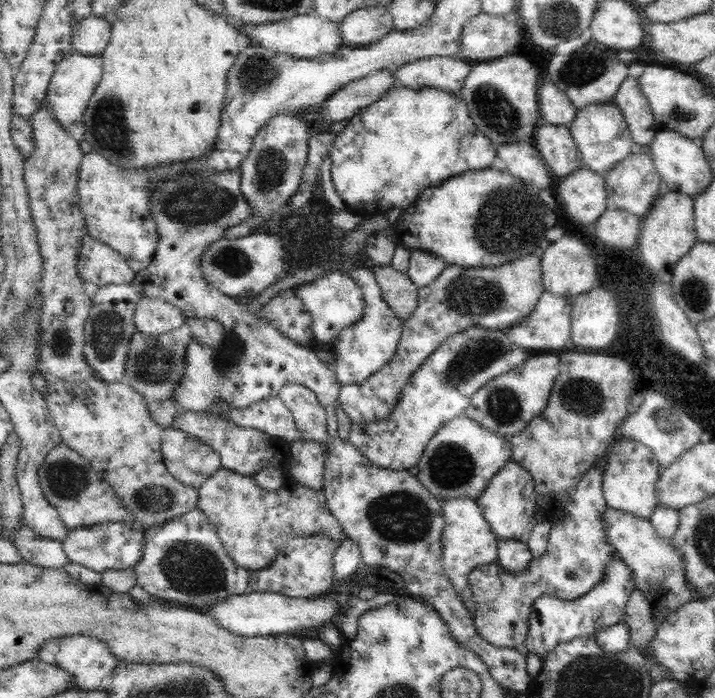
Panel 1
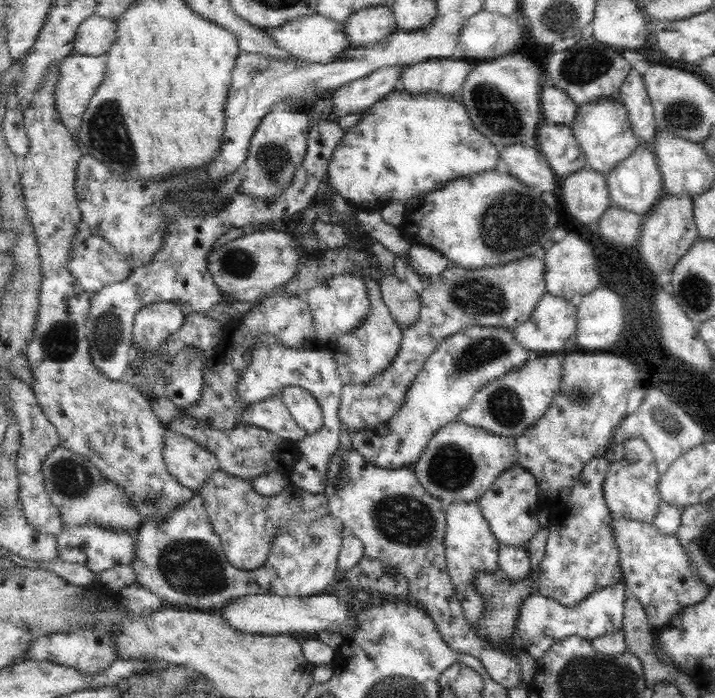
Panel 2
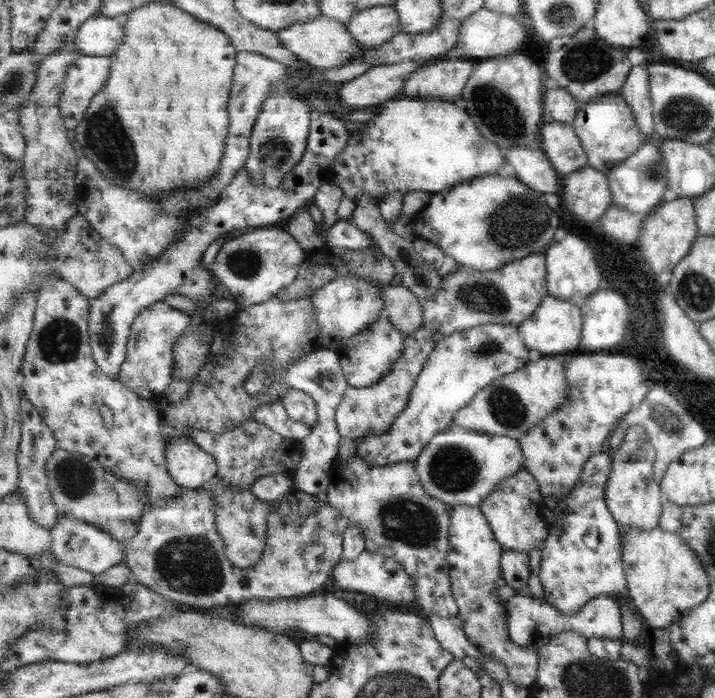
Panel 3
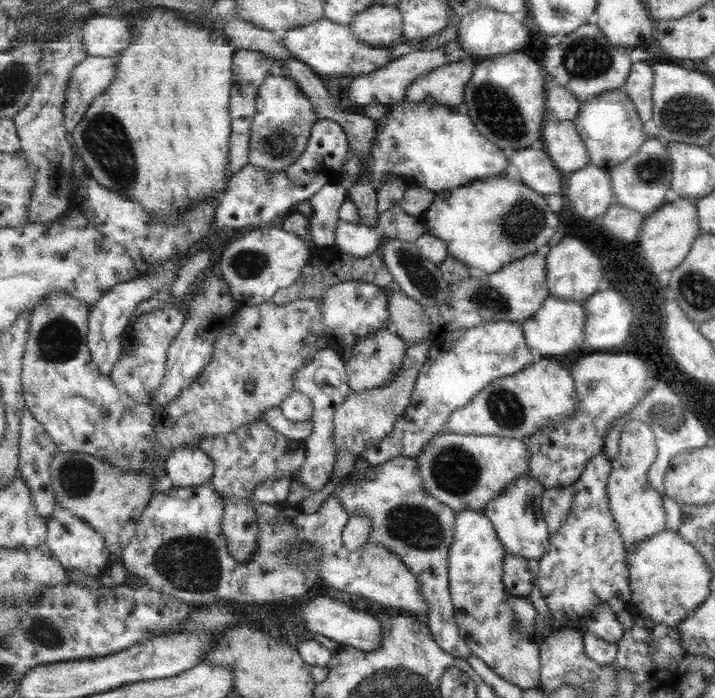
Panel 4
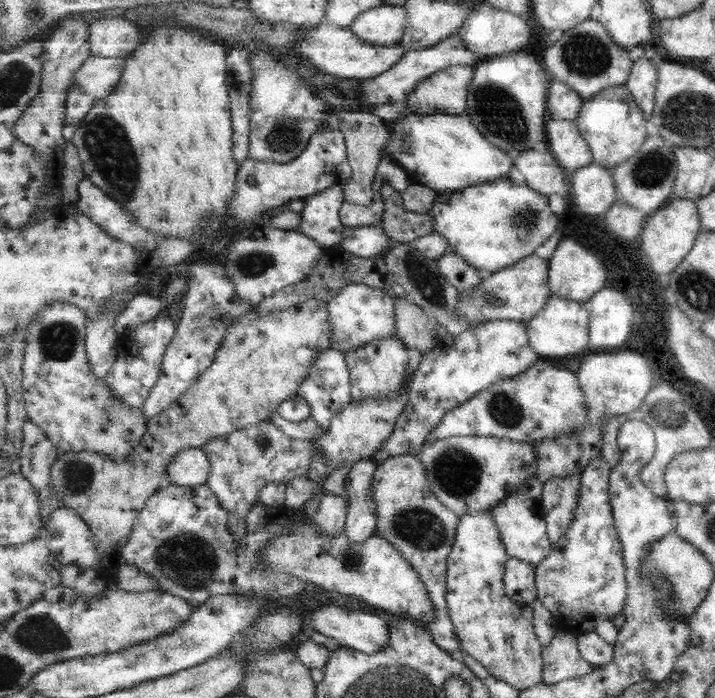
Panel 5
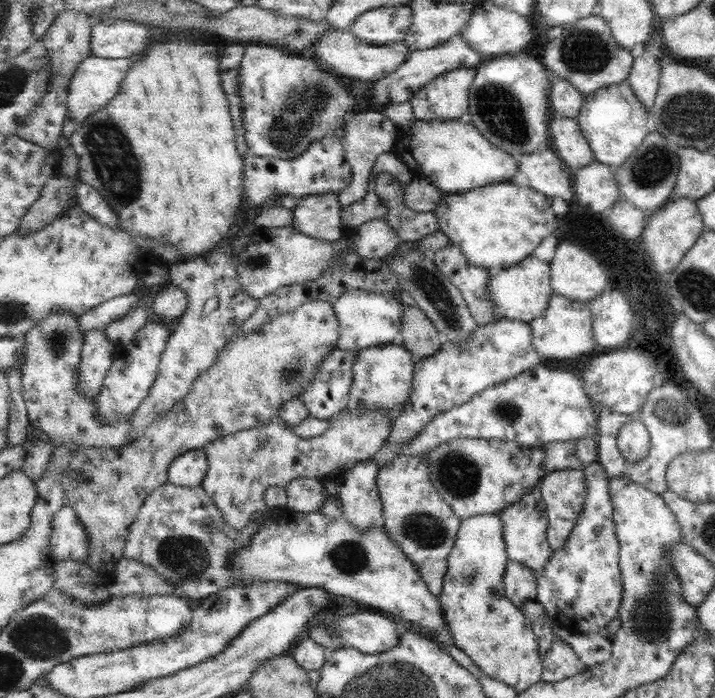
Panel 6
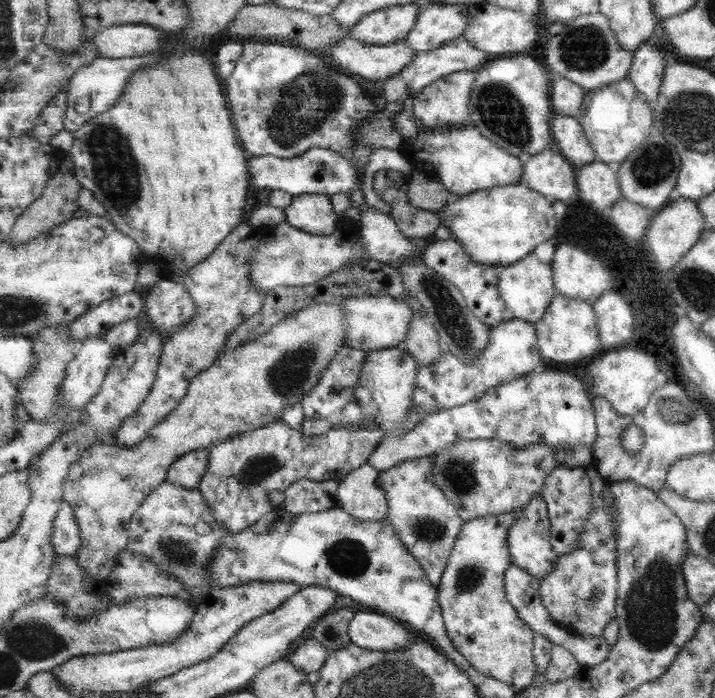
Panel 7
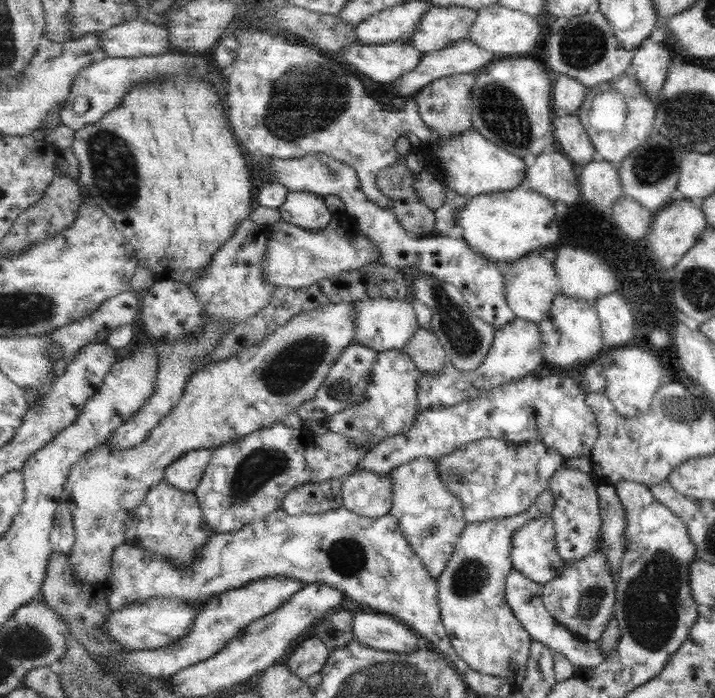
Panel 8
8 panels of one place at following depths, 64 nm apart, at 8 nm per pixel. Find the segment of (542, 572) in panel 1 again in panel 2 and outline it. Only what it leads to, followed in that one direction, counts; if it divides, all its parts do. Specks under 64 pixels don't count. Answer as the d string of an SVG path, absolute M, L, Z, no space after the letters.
M591 458L585 465L581 480L574 486L573 492L568 502L554 514L554 518L549 524L549 535L545 547L546 554L539 564L535 580L533 576L524 578L521 581L510 580L503 570L496 572L479 572L476 577L476 590L484 601L485 615L478 621L478 632L493 643L505 642L513 644L515 635L518 632L517 616L523 600L530 595L543 595L553 598L561 604L573 607L585 599L585 596L600 590L603 586L610 586L611 583L617 583L623 578L618 564L616 539L613 538L612 515L608 510L607 503L604 500L604 478L608 472L608 458Z

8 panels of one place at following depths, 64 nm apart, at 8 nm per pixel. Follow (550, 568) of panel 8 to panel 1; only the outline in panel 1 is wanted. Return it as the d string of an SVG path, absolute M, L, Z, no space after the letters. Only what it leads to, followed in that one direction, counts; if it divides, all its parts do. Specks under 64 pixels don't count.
M511 460L501 469L492 481L481 493L476 501L480 503L481 510L495 534L499 539L519 539L525 540L530 529L533 528L539 519L537 501L539 500L535 478L524 466Z

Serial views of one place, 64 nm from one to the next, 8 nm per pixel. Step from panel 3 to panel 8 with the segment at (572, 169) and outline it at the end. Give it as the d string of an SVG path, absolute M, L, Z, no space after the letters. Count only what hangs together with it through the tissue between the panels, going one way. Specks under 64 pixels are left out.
M565 114L554 120L555 134L561 152L577 164L587 164L596 158L595 150L585 132L585 126L577 116Z

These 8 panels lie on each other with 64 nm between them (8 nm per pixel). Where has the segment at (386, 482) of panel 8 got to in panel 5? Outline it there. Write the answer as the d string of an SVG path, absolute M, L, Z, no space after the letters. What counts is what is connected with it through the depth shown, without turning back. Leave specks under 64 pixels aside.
M361 459L350 467L344 487L349 512L345 534L349 542L365 542L377 530L377 510L373 500L373 477L377 463L371 459Z

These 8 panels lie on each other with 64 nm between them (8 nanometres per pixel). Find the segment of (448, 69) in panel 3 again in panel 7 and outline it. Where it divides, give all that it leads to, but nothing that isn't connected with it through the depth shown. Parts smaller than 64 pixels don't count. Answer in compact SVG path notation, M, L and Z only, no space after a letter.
M464 70L448 74L448 77L433 82L413 100L416 118L427 127L449 127L470 123L470 107L473 88L476 84L476 71Z

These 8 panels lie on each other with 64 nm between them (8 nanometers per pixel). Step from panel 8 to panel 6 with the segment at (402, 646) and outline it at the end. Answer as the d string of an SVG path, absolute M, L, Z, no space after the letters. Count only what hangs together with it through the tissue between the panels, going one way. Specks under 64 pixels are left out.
M335 608L326 611L323 617L326 623L345 645L357 647L365 654L377 654L391 650L399 644L399 634L391 620L377 612L358 612L349 615L337 615Z

